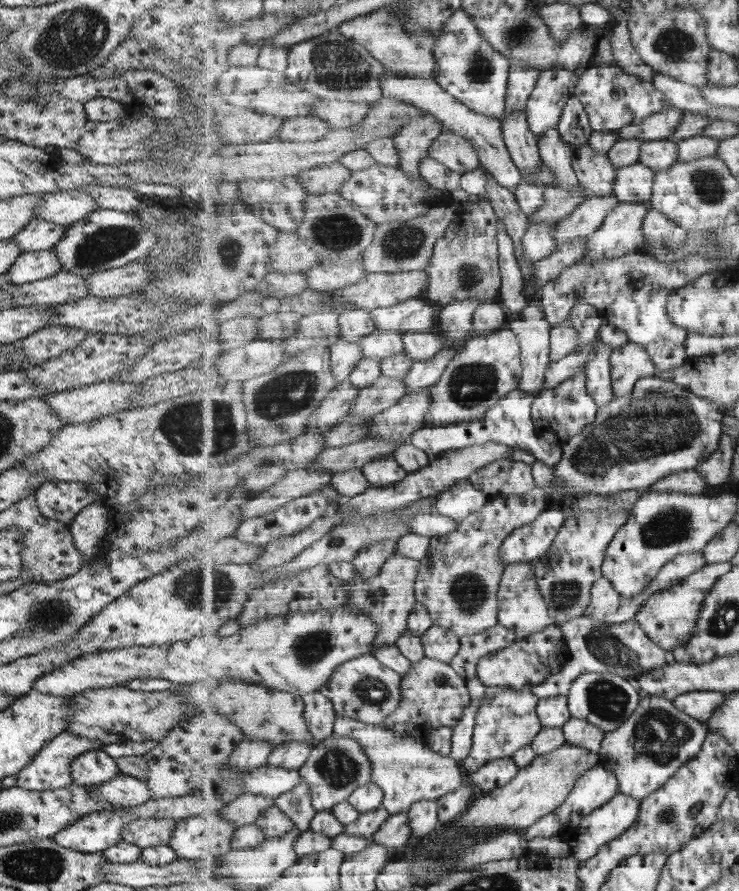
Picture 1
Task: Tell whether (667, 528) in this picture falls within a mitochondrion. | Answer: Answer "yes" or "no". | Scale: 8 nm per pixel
yes

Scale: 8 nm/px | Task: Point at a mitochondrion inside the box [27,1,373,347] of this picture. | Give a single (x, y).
(75, 37)

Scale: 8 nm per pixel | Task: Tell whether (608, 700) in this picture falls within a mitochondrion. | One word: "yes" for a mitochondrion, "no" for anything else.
yes

